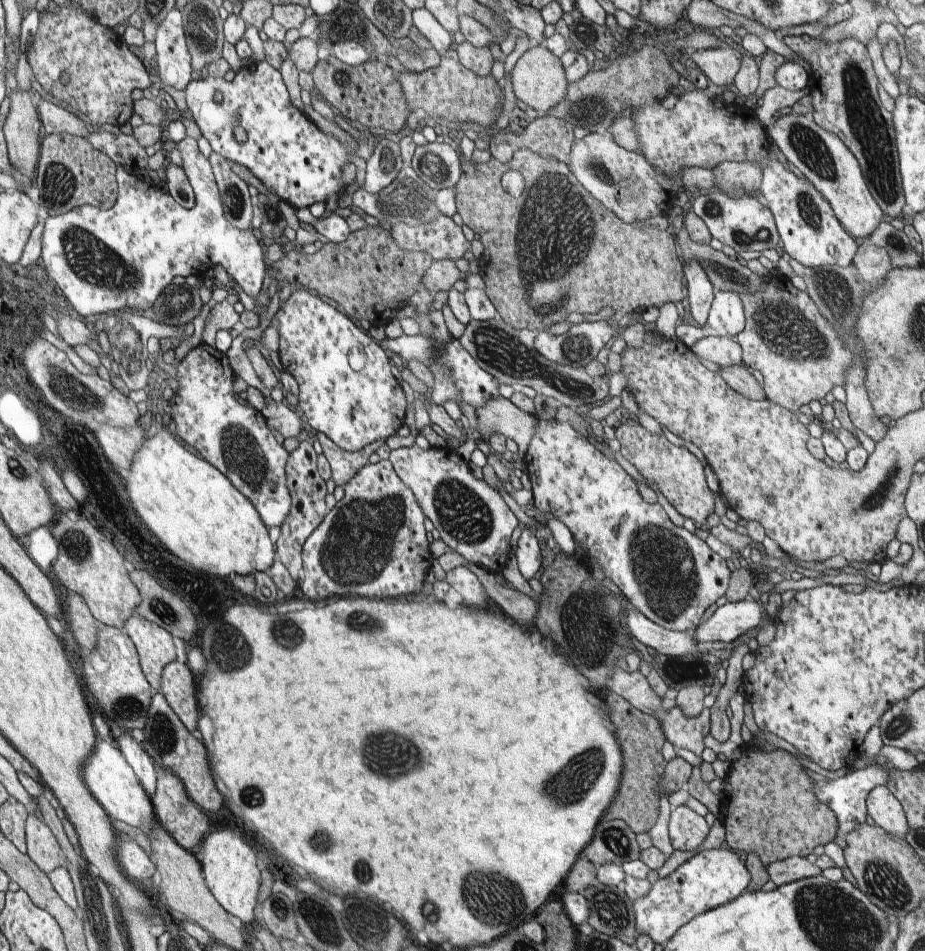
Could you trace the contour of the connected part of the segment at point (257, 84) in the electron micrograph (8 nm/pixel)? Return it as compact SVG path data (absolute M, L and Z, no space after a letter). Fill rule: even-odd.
M265 61L243 66L236 73L236 78L228 83L224 78L202 78L191 80L184 90L188 103L190 118L196 122L198 129L204 138L210 142L212 150L224 156L226 160L232 160L236 164L246 166L252 170L252 174L272 192L287 202L295 210L308 208L315 202L324 202L332 197L342 197L346 192L345 184L342 184L342 168L352 163L352 150L348 144L342 144L336 136L324 133L310 122L303 112L290 104L289 93L284 85L282 76L276 67L270 66ZM220 90L224 98L220 104L214 100L214 93ZM241 125L246 130L246 142L236 142L234 138L234 126Z

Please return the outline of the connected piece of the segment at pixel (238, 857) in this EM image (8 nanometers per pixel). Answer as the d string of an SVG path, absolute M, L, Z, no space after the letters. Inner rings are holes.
M228 830L211 831L206 838L202 838L197 850L202 871L205 874L205 883L213 892L214 898L218 903L229 911L230 914L240 918L246 925L252 924L256 920L256 906L258 906L258 888L260 888L260 870L256 866L256 854L252 852L252 848L240 838L236 836L236 832Z

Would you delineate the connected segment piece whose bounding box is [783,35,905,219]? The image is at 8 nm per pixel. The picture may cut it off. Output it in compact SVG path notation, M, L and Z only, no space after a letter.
M789 35L784 37L783 42L812 67L809 86L815 108L813 120L823 130L836 134L848 146L860 164L870 194L884 215L897 219L904 213L905 202L902 178L899 176L893 114L885 110L880 101L877 92L879 81L867 46L855 39L828 43L812 38L810 42L805 42L804 37Z

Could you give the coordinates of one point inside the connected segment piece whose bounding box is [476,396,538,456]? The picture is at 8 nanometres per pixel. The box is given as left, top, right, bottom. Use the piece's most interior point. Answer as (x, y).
(499, 416)

